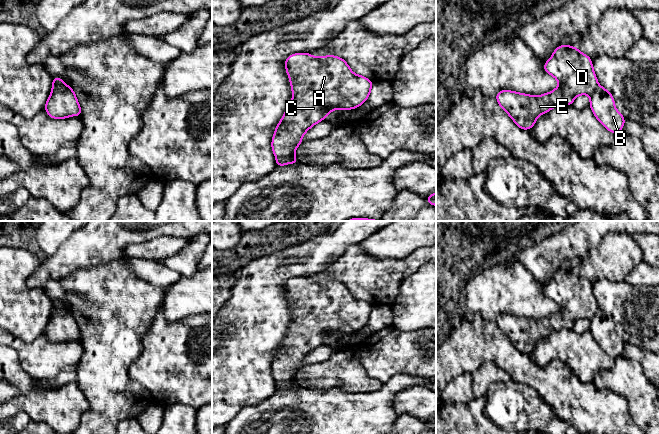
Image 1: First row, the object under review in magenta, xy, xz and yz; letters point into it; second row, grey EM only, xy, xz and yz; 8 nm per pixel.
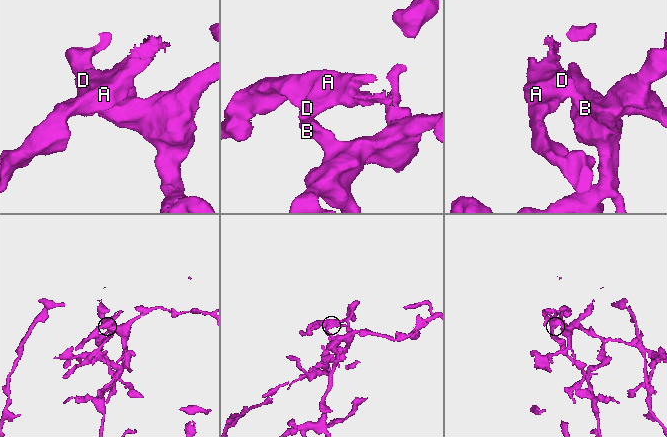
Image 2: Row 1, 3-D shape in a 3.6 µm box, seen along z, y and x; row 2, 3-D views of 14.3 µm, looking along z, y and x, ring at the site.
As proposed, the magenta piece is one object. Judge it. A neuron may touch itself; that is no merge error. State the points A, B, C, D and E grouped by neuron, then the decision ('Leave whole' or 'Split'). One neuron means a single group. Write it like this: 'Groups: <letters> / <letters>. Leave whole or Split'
Groups: A C D E / B. Split

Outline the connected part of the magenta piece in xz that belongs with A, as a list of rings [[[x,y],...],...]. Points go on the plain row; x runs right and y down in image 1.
[[[309,276],[294,277],[285,284],[292,324],[272,361],[276,382],[293,380],[303,359],[335,333],[351,334],[369,321],[372,304],[352,296],[337,280],[319,282]]]

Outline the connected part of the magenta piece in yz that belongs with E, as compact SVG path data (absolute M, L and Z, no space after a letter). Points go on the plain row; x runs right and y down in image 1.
M559 269L543 293L559 306L553 315L535 320L500 314L495 320L499 330L522 354L531 353L541 338L554 331L572 330L578 319L591 320L599 310L591 281L571 269Z

